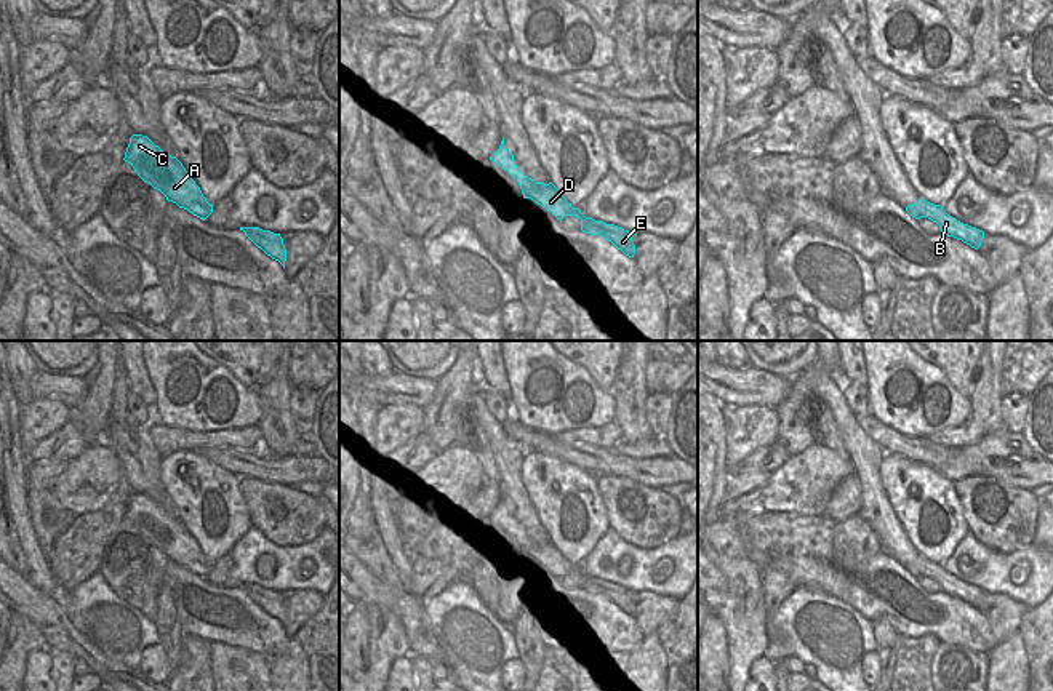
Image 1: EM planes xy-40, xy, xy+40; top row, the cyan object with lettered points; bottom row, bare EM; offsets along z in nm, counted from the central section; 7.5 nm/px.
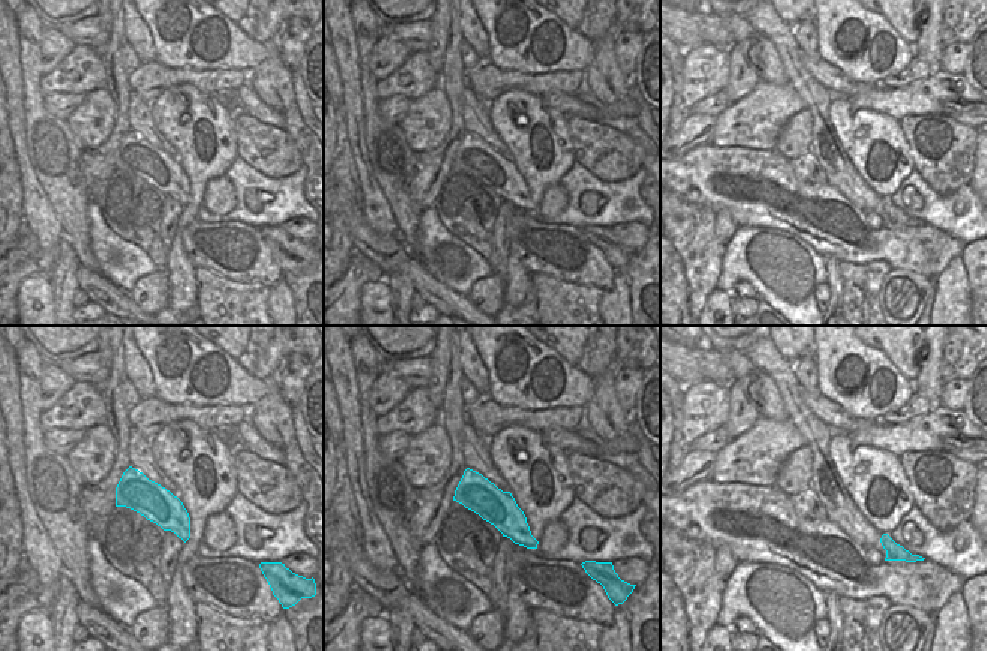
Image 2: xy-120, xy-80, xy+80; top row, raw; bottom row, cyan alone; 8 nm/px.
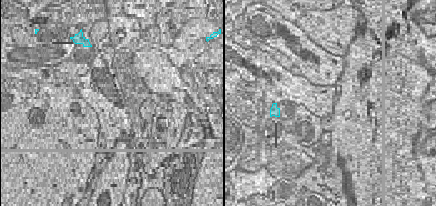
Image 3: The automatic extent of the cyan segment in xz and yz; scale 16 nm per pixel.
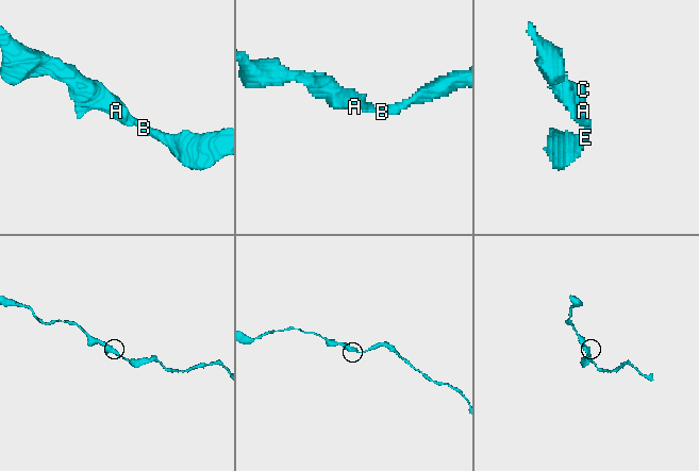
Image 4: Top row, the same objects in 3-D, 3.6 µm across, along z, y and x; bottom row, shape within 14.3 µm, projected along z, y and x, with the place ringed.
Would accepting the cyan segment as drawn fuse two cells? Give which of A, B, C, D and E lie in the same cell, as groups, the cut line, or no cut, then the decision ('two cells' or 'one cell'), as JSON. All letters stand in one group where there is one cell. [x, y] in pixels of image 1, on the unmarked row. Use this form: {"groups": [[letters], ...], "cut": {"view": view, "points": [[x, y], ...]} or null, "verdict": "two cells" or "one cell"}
{"groups": [["A", "B", "C", "D", "E"]], "cut": null, "verdict": "one cell"}

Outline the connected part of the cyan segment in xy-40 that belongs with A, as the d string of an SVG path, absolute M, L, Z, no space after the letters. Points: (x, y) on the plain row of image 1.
M133 493L123 518L134 526L144 541L160 549L168 560L203 579L213 571L213 563L206 560L182 521L163 510L147 494Z

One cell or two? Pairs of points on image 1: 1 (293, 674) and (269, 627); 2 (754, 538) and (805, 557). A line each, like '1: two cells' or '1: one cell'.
1: two cells
2: one cell

